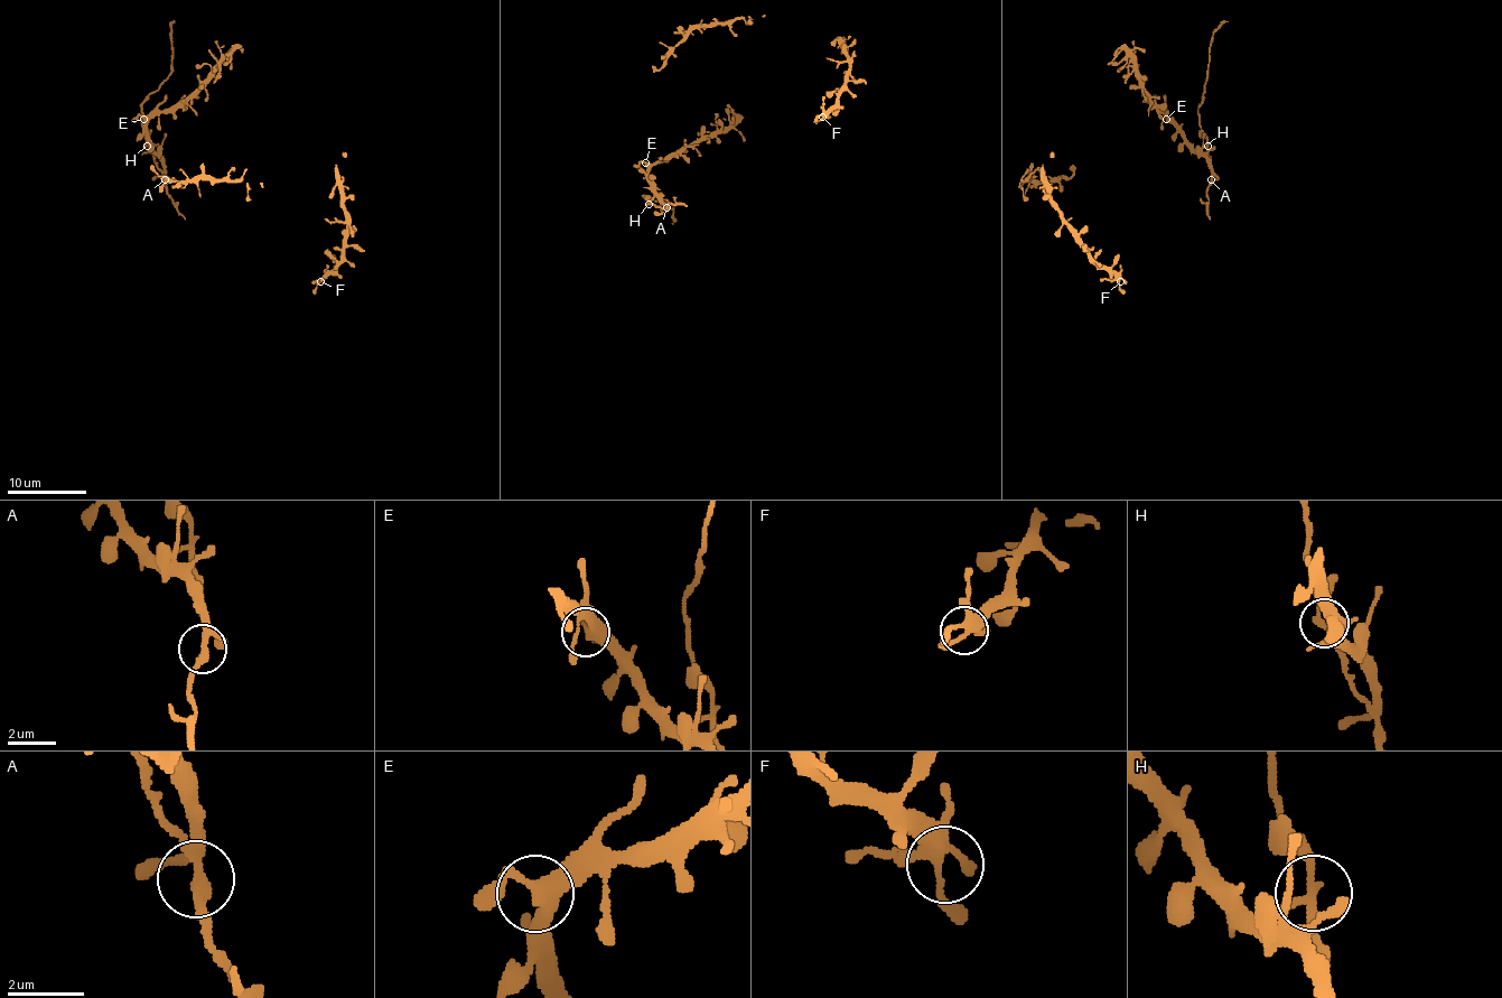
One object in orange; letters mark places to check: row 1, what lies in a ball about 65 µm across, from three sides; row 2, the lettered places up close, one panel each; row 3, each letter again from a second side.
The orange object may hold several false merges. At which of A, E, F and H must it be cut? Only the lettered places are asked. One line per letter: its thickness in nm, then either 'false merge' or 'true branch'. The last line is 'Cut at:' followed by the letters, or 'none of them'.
A: 280 nm thick; false merge
E: 360 nm thick; true branch
F: 280 nm thick; true branch
H: 200 nm thick; false merge
Cut at: A, H

